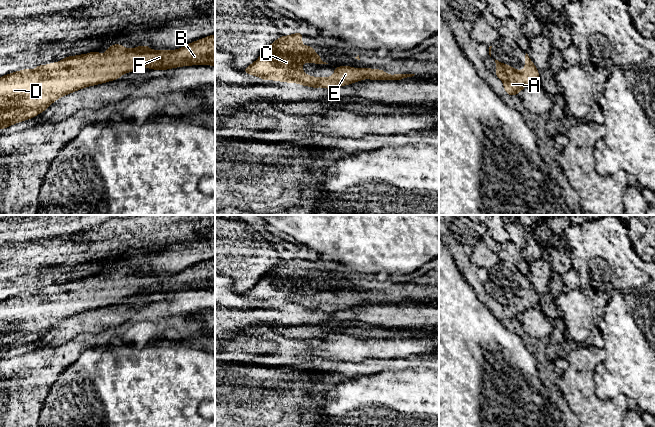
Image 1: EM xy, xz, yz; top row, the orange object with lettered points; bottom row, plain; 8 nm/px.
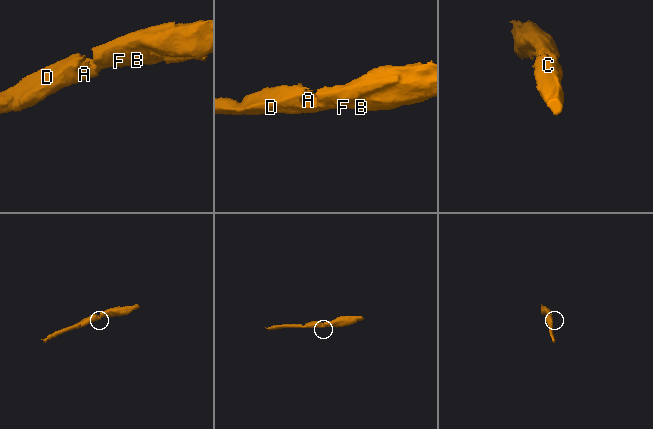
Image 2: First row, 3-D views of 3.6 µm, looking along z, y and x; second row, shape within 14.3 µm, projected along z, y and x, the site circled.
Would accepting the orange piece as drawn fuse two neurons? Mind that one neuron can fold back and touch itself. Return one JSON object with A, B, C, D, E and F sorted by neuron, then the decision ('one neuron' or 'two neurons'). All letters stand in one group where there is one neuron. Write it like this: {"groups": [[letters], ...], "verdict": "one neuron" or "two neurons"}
{"groups": [["A", "B", "C", "D", "E", "F"]], "verdict": "one neuron"}

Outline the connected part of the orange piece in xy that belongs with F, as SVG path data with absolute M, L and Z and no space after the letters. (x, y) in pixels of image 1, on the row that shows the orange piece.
M215 34L172 51L151 50L147 45L126 49L124 45L114 44L105 54L94 51L68 56L59 62L38 65L34 70L13 72L0 77L0 129L34 118L64 95L88 86L117 80L121 75L140 68L166 70L204 64L215 66Z

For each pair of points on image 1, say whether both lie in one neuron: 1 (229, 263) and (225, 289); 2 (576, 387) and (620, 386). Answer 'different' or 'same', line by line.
1: different
2: different

